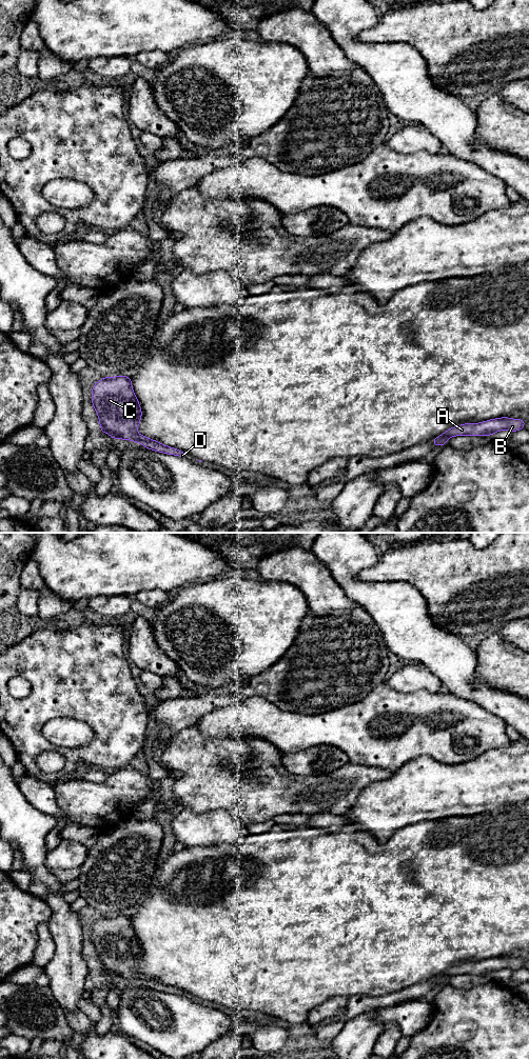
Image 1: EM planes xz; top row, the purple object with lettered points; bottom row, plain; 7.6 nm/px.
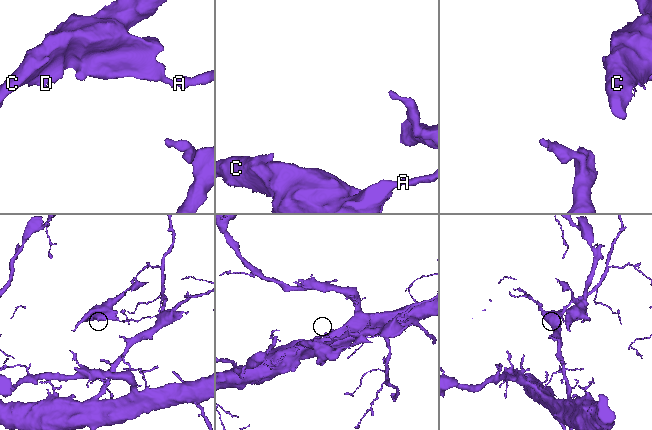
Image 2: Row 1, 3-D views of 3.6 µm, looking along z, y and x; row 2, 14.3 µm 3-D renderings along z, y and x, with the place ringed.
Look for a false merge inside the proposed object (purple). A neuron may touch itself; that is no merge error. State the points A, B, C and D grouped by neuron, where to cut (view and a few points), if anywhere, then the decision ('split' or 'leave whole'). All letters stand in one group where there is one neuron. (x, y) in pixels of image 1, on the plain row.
A B / C D; cut in xz along (443, 973), (447, 978); split

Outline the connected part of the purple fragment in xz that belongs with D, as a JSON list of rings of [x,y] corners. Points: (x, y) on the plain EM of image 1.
[[[130,915],[104,916],[96,921],[92,927],[92,944],[98,953],[99,967],[113,978],[132,979],[148,988],[187,996],[180,988],[136,972],[142,950]]]

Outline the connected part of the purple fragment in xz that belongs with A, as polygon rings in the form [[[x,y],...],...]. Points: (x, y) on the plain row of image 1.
[[[509,956],[495,957],[481,962],[465,962],[451,966],[444,972],[449,978],[454,975],[492,975],[495,971],[509,968],[512,972],[523,968],[526,959],[510,958]]]

